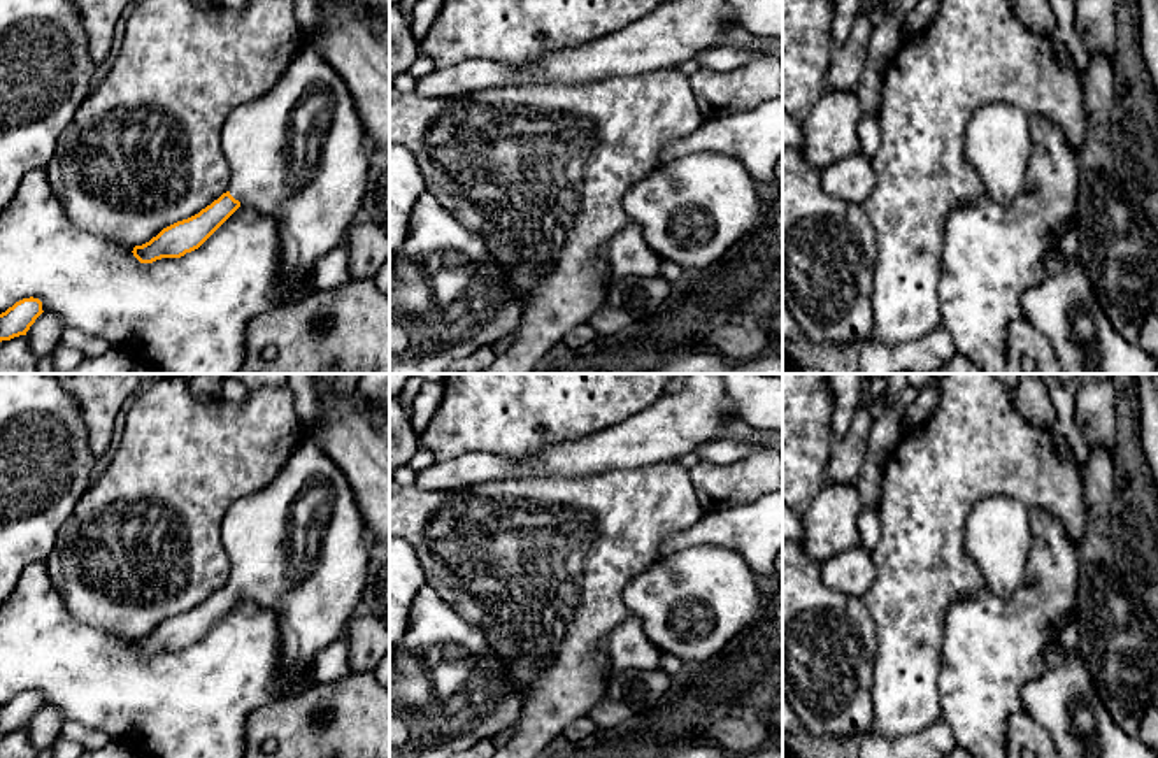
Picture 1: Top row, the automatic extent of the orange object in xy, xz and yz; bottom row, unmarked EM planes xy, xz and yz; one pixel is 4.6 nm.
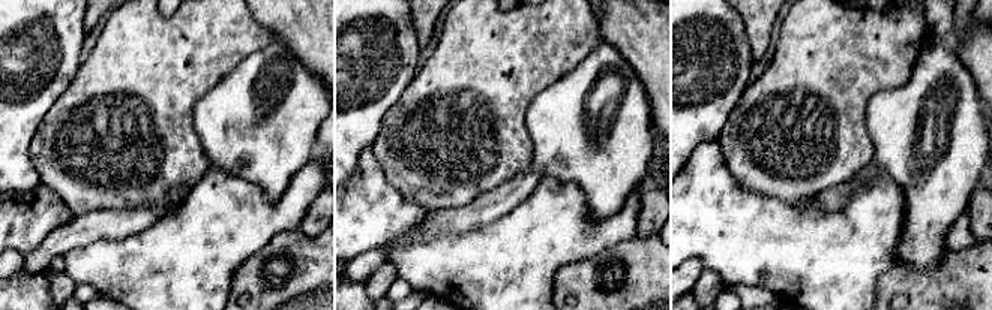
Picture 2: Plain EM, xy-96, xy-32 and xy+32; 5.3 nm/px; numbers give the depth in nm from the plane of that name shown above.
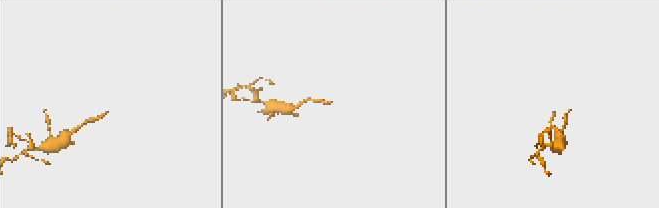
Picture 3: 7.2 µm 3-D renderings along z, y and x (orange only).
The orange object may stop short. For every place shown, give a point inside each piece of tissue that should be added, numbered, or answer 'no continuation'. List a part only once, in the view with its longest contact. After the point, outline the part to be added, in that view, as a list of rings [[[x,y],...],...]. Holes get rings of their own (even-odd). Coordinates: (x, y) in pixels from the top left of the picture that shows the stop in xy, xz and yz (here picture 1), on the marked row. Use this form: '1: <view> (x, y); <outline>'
1: xy (299, 155); [[[305,46],[274,88],[258,100],[232,111],[221,132],[221,149],[230,167],[230,195],[272,218],[281,232],[281,277],[286,282],[282,305],[307,295],[297,291],[311,268],[335,249],[358,219],[368,182],[368,137],[347,86],[323,54]]]

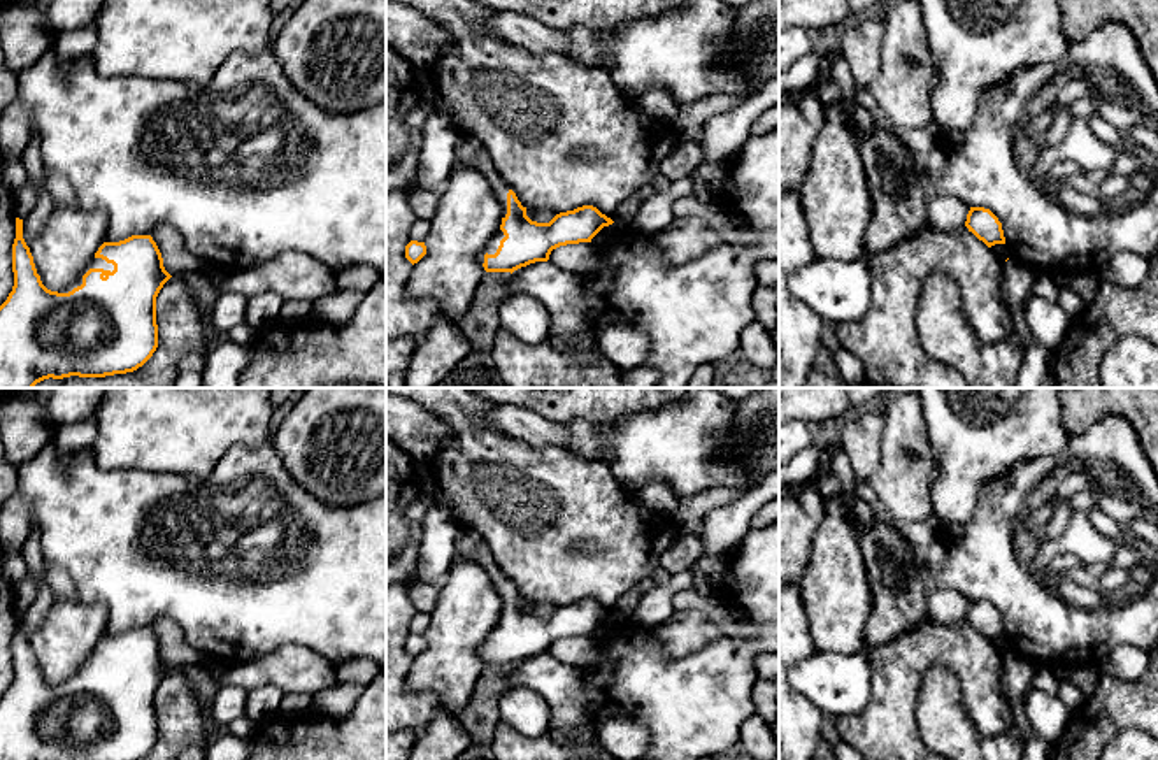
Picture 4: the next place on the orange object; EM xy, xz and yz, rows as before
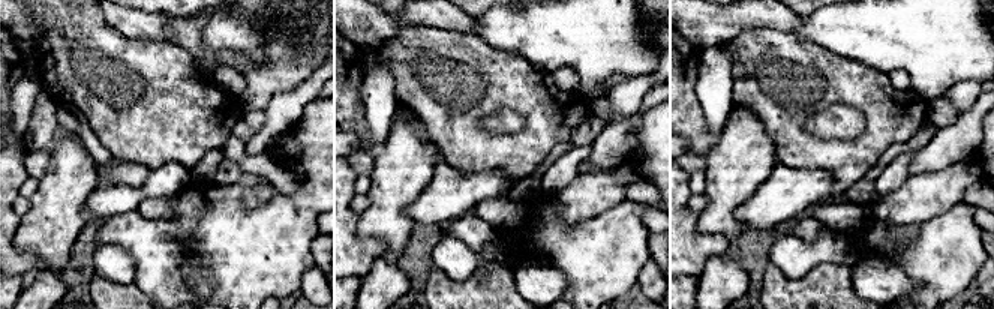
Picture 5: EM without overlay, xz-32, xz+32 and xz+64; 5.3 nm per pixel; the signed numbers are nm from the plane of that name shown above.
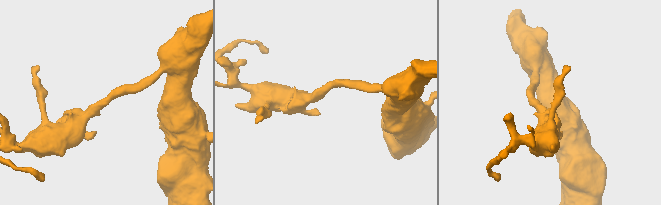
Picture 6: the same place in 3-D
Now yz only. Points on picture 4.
no continuation

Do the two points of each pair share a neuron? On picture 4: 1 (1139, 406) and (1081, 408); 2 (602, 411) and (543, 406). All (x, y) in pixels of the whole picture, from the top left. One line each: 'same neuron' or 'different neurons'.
1: same neuron
2: same neuron

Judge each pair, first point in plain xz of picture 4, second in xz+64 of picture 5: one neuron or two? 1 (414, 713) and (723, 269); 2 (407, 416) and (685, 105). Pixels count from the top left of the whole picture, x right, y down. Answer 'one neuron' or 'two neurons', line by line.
1: two neurons
2: two neurons

